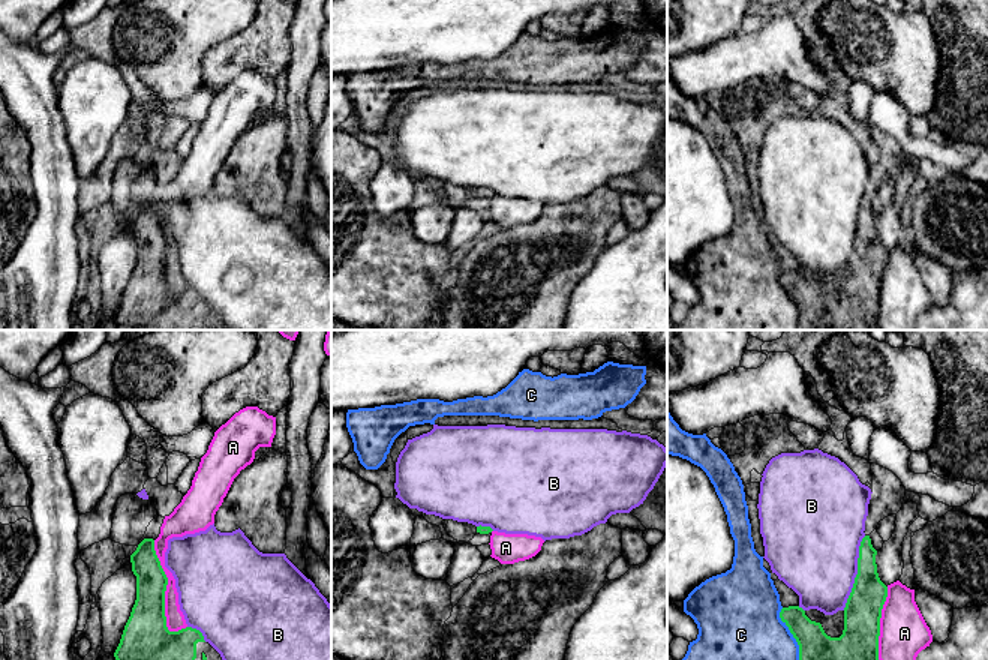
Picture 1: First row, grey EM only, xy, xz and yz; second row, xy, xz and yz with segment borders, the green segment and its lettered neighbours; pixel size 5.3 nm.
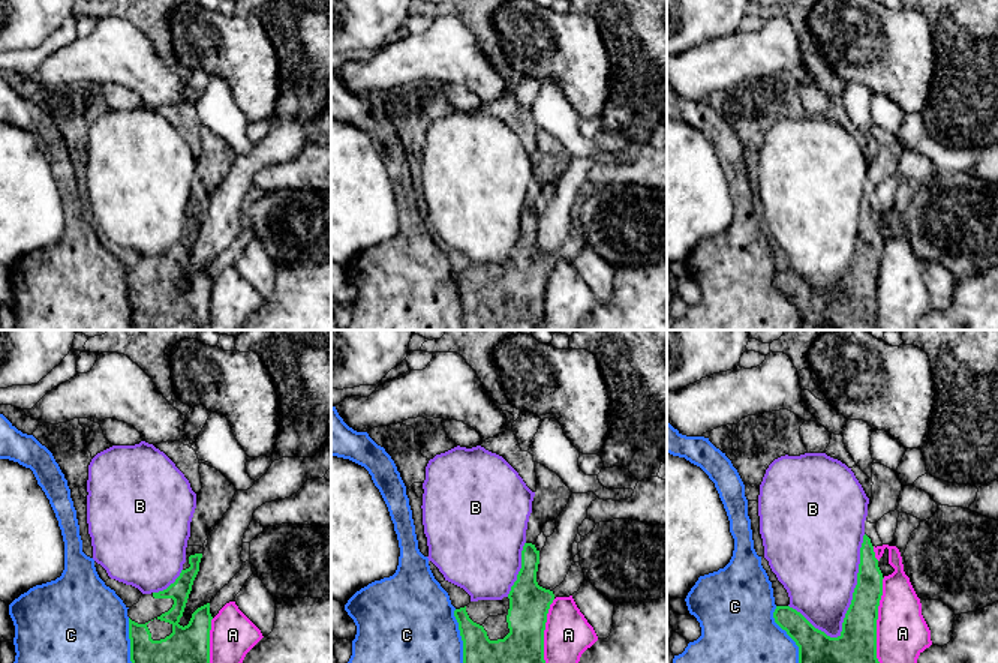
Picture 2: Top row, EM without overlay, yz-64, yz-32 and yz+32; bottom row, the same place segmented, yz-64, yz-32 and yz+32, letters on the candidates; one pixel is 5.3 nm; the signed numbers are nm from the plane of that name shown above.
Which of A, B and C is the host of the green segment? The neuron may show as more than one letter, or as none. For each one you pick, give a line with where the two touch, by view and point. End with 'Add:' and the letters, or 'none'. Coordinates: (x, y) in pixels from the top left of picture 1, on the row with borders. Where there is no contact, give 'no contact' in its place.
Add: none

